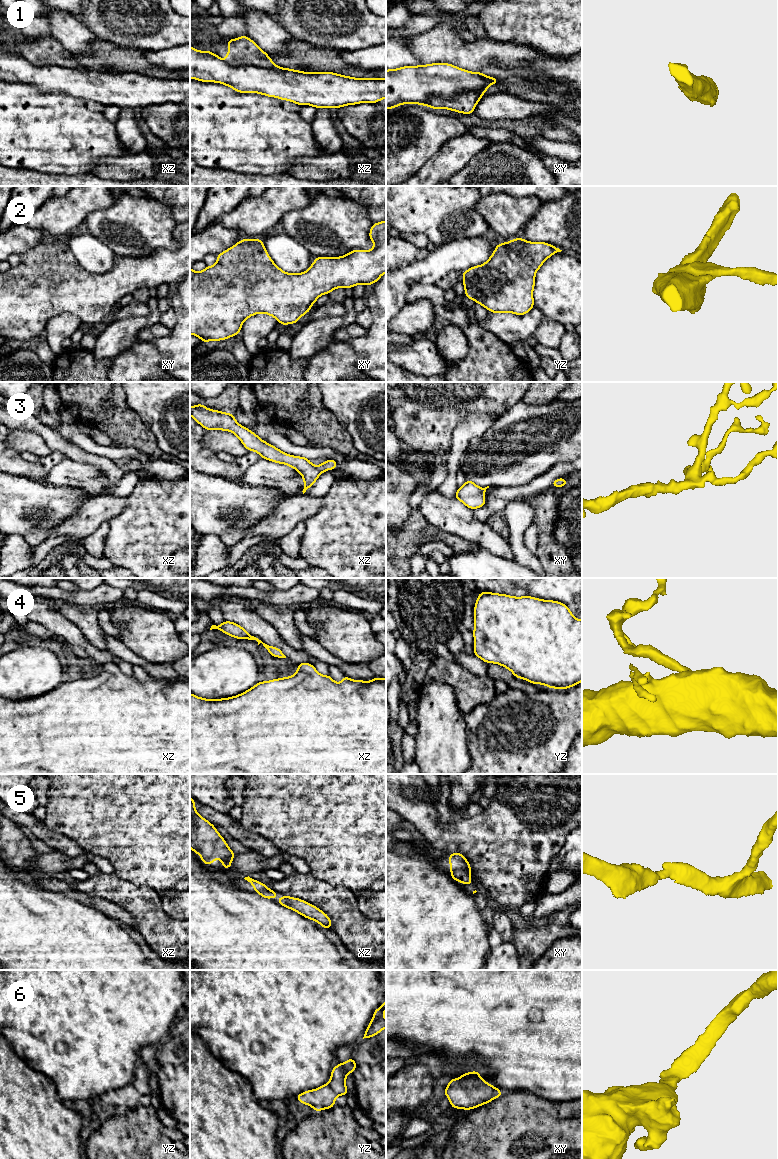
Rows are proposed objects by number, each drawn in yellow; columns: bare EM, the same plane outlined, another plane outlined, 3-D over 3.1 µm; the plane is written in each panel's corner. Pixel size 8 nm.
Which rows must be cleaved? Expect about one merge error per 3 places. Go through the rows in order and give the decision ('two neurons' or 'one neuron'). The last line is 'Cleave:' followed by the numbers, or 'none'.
1: two neurons
2: one neuron
3: one neuron
4: one neuron
5: one neuron
6: one neuron
Cleave: 1

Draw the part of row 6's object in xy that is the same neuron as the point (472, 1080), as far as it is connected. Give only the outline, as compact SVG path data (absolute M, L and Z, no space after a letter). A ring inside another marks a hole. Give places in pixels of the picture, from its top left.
M478 1071L464 1073L457 1079L450 1079L443 1092L452 1108L470 1110L498 1098L503 1092L488 1084Z

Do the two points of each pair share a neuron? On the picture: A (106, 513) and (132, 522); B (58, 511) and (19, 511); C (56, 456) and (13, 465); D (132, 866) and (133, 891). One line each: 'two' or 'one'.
A: two
B: one
C: one
D: two

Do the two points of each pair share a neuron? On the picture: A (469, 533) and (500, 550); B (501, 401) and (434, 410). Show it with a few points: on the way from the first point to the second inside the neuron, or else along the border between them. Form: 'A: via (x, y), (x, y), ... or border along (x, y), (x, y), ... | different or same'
A: via (477, 533), (492, 542) | same
B: via (484, 401), (451, 402) | same

